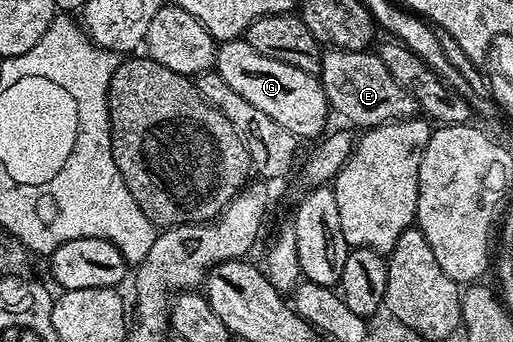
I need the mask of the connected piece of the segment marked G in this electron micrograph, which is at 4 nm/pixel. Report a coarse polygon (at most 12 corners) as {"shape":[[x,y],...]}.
{"shape":[[216,48],[235,93],[298,140],[316,140],[331,108],[318,76],[255,53]]}

